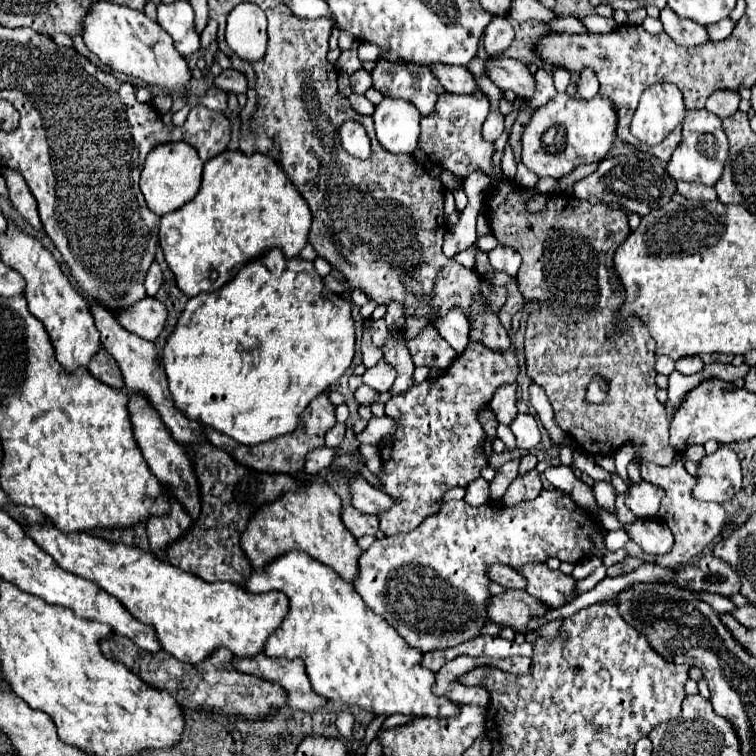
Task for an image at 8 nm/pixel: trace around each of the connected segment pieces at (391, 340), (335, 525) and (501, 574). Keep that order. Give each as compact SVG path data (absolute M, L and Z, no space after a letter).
M389 335L389 337L387 337L387 343L383 345L383 355L385 355L383 359L385 359L391 367L395 367L395 371L397 371L397 379L395 379L395 383L391 385L389 395L395 397L395 395L399 395L399 393L405 393L407 389L411 389L411 383L415 383L415 381L413 381L415 365L413 365L413 361L411 361L411 355L409 355L407 347L403 345L401 335Z
M313 477L309 487L297 493L287 493L271 505L263 505L249 521L247 531L241 535L241 547L247 553L253 569L263 569L279 555L297 549L335 569L345 581L355 583L355 577L359 577L357 561L363 549L343 525L341 507L341 499L335 495L329 483L323 477Z
M493 565L493 567L487 571L487 575L489 575L495 583L499 583L499 585L503 585L503 587L507 587L507 589L525 589L525 587L527 587L527 579L525 579L521 573L517 573L515 569L507 567L507 565Z

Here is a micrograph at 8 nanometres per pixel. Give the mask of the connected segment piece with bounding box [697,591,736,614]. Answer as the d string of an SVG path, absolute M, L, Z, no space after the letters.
M699 591L697 595L699 595L701 601L709 603L718 614L730 613L736 608L734 603L728 597L721 596L717 593L711 593L711 591Z

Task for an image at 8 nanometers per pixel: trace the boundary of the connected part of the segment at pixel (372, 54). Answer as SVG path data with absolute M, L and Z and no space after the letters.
M361 43L361 45L359 45L359 49L357 49L357 53L359 53L359 59L361 59L361 61L377 61L381 51L379 51L379 47L377 47L377 45Z

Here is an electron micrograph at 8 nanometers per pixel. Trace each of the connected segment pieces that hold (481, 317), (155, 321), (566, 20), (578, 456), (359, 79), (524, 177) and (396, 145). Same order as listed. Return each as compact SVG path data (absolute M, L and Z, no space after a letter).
M475 297L475 303L471 305L471 315L473 315L471 339L483 341L489 349L495 349L497 353L505 353L511 347L511 339L505 327L499 323L499 317L489 313L483 301L479 301L479 297Z
M145 297L143 301L139 301L127 309L119 309L119 313L115 313L115 317L127 331L131 331L147 341L155 341L161 335L161 331L165 329L167 307L155 297Z
M559 17L557 21L549 23L553 31L567 31L567 33L587 33L587 27L575 17Z
M575 451L573 466L576 469L586 472L595 481L610 481L610 474L596 464L593 455L585 453L585 451Z
M361 69L361 71L351 75L351 89L353 89L353 93L365 93L371 87L373 87L371 85L371 75L365 69Z
M517 163L517 175L515 175L515 181L517 181L521 187L535 187L537 175L533 175L523 163Z
M385 97L373 113L379 143L391 153L413 153L419 141L419 111L409 101Z

